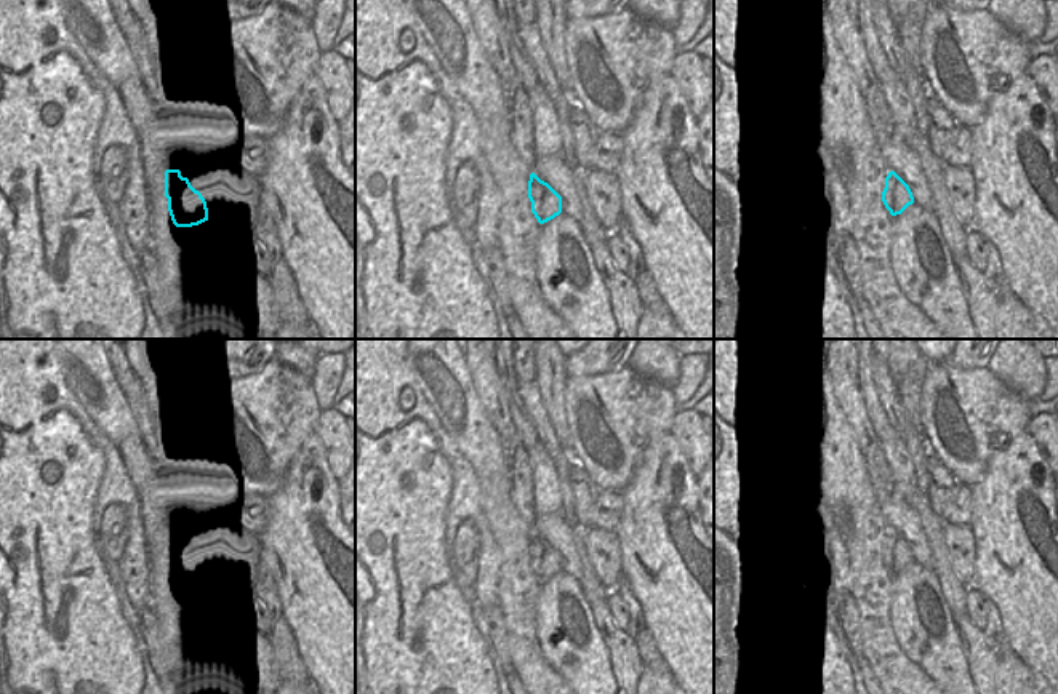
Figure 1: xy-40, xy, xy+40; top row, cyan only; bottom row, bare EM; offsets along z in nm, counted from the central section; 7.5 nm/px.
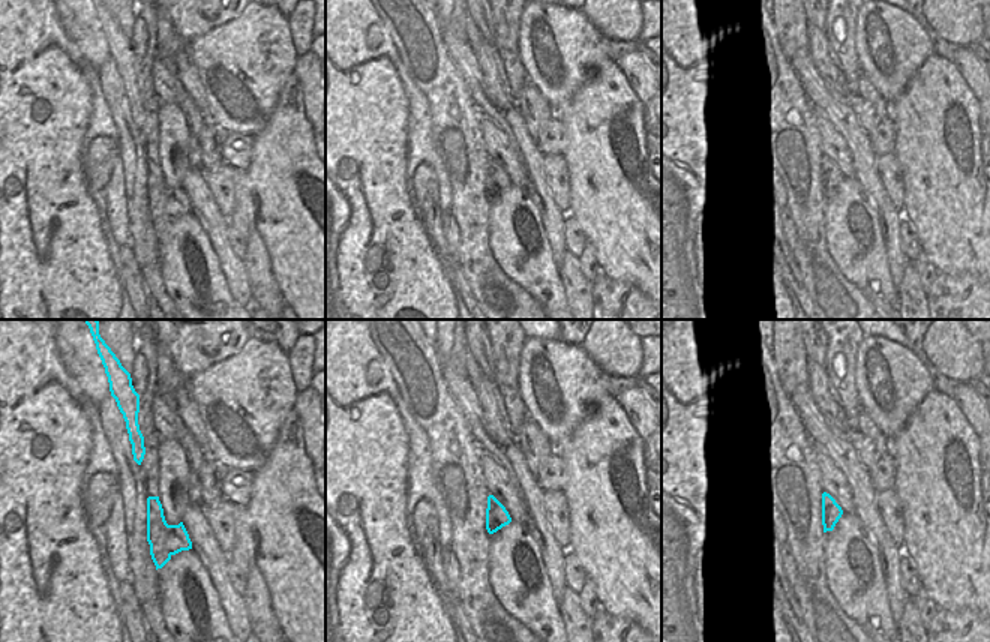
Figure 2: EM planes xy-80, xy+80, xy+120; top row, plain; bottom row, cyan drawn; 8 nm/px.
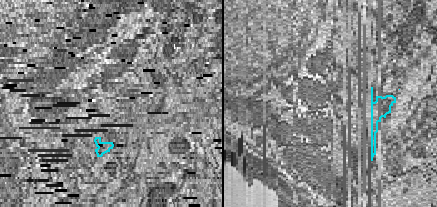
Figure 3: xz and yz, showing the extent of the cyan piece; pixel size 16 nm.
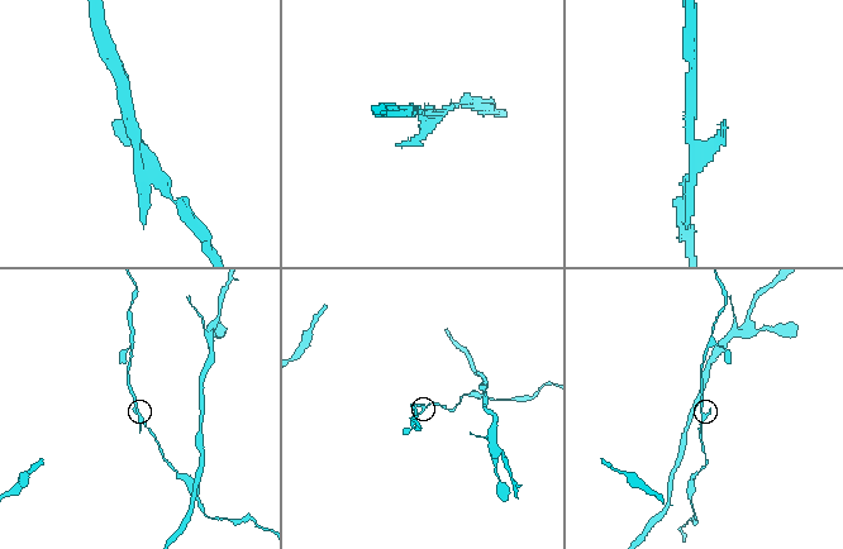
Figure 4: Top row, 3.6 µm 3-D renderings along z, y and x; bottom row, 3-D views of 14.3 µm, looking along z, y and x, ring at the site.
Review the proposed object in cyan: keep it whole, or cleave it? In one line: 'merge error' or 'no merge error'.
merge error

